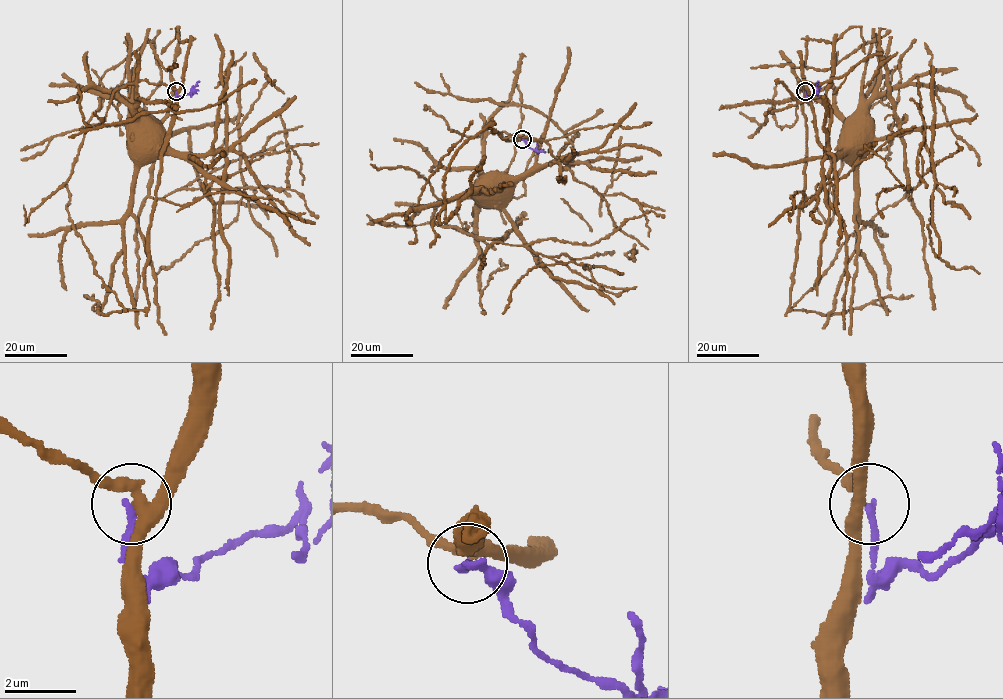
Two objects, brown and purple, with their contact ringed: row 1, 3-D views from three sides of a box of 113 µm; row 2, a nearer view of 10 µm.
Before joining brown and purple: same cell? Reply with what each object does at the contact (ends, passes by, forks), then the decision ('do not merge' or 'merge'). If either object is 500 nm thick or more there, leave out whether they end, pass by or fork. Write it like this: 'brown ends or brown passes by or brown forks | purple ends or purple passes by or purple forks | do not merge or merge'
brown forks | purple ends | do not merge

